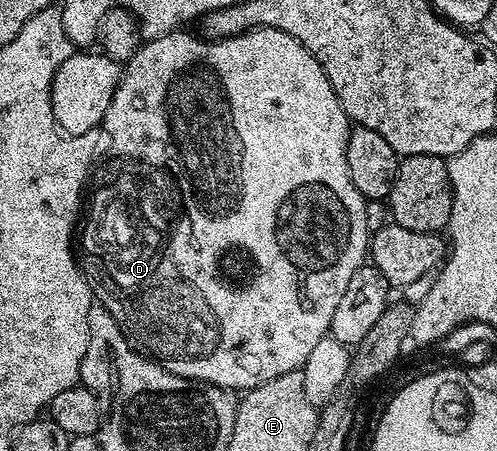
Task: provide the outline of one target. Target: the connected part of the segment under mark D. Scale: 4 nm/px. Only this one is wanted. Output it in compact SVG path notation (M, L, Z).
M253 27L249 31L243 31L240 35L231 35L227 39L208 39L198 34L197 36L186 35L187 33L186 30L180 29L170 31L169 34L156 39L146 40L132 57L126 60L122 68L119 84L113 93L113 101L109 101L109 109L101 124L105 146L90 172L89 186L85 191L85 206L81 211L81 235L83 231L81 270L88 285L91 286L90 294L99 298L96 300L106 307L117 321L117 325L136 351L142 351L144 355L154 359L156 363L160 363L162 367L169 369L175 375L186 379L198 379L200 383L211 383L215 387L224 388L232 393L246 393L253 387L259 387L265 381L273 381L273 377L281 377L281 373L300 370L305 365L309 353L313 353L317 341L328 338L333 313L337 313L337 304L341 302L341 296L344 295L345 288L349 286L349 277L353 277L353 273L357 273L357 269L364 266L369 255L369 232L365 225L367 200L357 189L357 185L353 185L353 177L349 177L347 142L351 136L353 124L348 119L329 77L325 77L325 69L321 69L319 59L313 57L313 53L309 53L309 49L305 49L305 45L297 41L297 37L289 37L289 33L281 33L281 29L272 27Z

